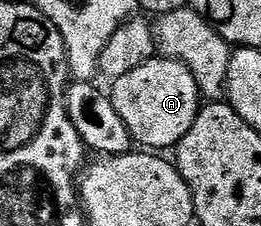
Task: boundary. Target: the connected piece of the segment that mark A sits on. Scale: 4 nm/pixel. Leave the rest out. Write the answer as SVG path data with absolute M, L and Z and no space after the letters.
M155 58L144 62L144 66L136 66L132 74L124 74L113 81L108 95L116 106L116 114L124 118L124 126L128 126L131 141L146 150L173 149L192 130L192 122L196 122L200 107L200 93L196 86L196 78L188 66L179 60Z

